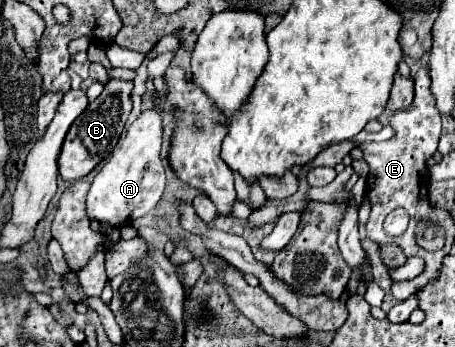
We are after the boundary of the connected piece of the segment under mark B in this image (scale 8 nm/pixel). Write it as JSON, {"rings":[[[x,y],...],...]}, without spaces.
{"rings":[[[110,80],[102,94],[74,120],[74,124],[70,126],[60,158],[58,158],[58,166],[60,166],[60,178],[74,182],[84,178],[86,174],[90,174],[100,160],[104,160],[116,146],[120,132],[124,128],[124,122],[130,114],[132,102],[130,102],[130,92],[134,88],[134,82],[124,82],[124,80]]]}

